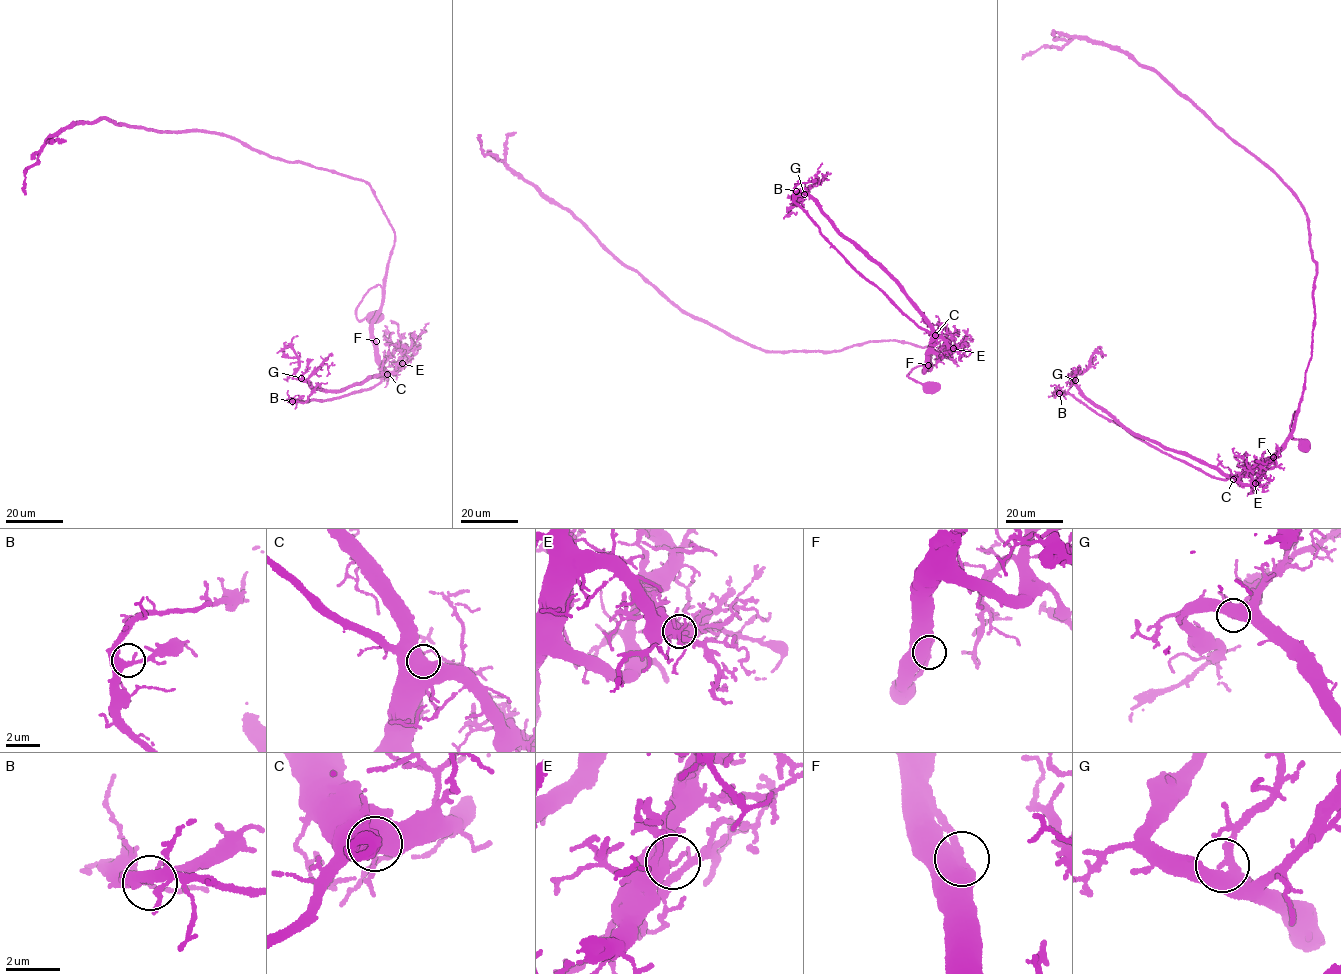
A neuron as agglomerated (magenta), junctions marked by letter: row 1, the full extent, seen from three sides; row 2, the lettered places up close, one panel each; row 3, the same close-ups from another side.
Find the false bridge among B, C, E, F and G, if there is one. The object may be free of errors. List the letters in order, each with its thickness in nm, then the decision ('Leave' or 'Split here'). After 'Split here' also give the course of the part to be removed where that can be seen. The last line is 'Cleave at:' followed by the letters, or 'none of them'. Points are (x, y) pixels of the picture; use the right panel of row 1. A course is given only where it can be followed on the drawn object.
B: Thickness 280 nm. Leave
C: Thickness 1000 nm. Leave
E: Thickness 500 nm. Leave
F: Thickness 750 nm. Leave
G: Thickness 300 nm. Leave
Cleave at: none of them

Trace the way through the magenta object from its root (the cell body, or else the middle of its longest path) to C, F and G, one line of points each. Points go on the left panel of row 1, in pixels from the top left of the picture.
C: (374, 317), (360, 320), (356, 309), (366, 293), (379, 285), (382, 302), (372, 332), (380, 365), (387, 374)
F: (374, 317), (360, 320), (356, 309), (366, 293), (379, 285), (382, 302), (372, 324), (376, 341)
G: (374, 317), (360, 320), (356, 309), (379, 285), (382, 302), (372, 332), (386, 376), (334, 392), (301, 378)

